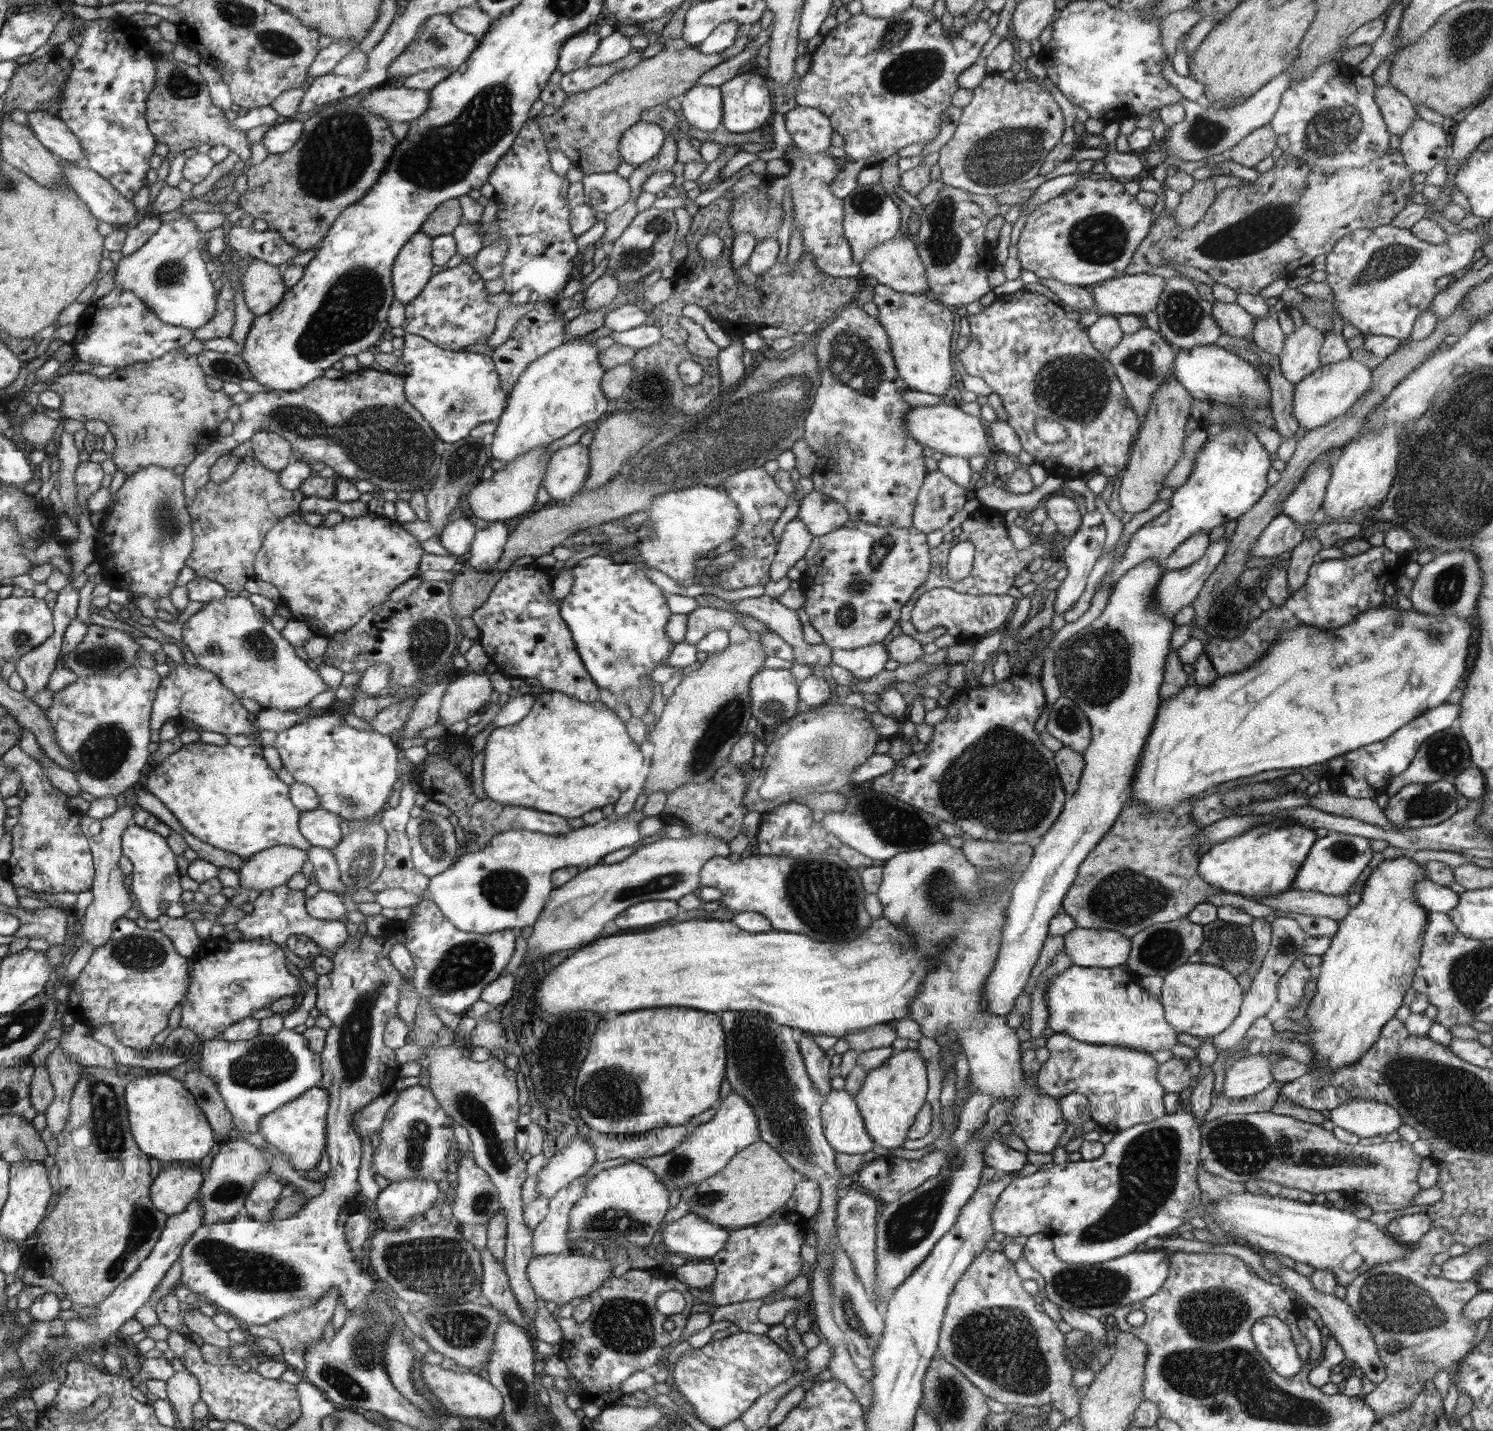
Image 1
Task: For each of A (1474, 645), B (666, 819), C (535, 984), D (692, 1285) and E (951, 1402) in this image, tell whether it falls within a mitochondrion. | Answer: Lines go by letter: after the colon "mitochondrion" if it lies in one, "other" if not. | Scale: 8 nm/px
A: other
B: other
C: other
D: other
E: mitochondrion

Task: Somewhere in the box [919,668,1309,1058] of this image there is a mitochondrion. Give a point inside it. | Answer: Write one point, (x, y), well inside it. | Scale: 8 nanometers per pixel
(969, 776)

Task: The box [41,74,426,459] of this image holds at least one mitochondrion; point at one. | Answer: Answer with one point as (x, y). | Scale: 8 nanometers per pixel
(338, 153)

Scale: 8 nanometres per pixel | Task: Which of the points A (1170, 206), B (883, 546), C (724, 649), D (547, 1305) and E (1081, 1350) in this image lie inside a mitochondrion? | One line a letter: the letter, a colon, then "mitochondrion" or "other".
A: other
B: mitochondrion
C: other
D: other
E: mitochondrion

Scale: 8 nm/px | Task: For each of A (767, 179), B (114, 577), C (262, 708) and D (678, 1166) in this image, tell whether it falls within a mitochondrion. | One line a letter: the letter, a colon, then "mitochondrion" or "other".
A: other
B: other
C: other
D: mitochondrion

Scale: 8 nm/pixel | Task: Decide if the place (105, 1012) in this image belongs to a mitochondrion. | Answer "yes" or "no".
no

